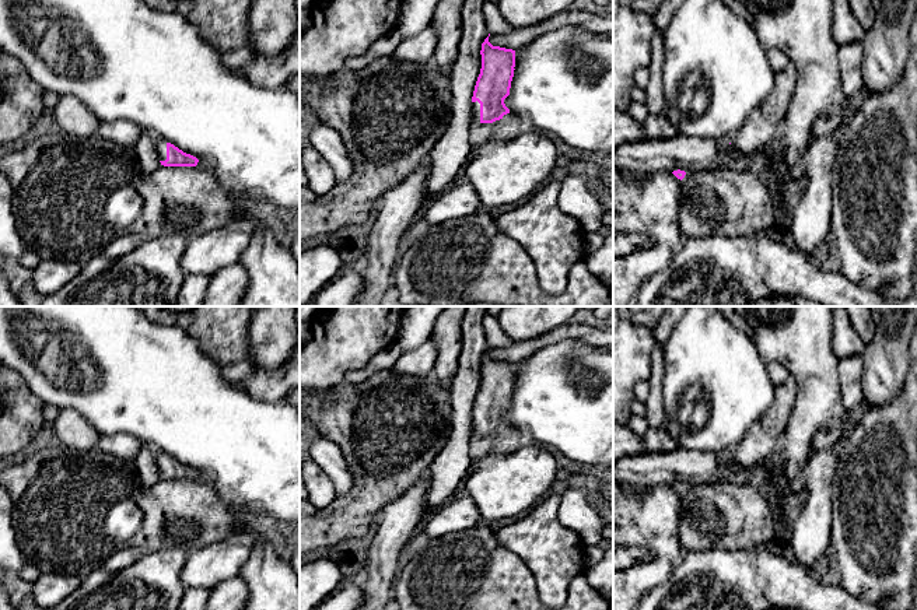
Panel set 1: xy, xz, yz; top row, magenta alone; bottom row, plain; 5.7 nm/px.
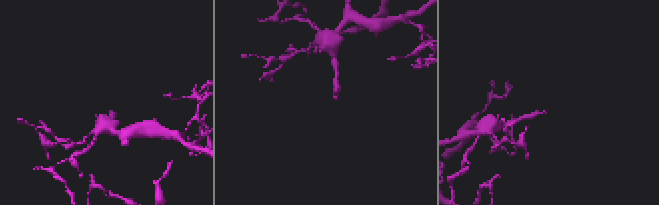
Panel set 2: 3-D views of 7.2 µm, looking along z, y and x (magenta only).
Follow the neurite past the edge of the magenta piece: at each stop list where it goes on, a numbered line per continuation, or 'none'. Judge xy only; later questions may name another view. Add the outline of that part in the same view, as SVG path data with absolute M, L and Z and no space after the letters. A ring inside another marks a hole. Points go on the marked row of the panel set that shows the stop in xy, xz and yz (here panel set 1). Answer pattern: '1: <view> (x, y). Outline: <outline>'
1: xy (161, 144). Outline: M157 139L155 140L155 147L157 147L157 152L160 155L160 161L165 161L167 159L167 143L165 140L162 139Z

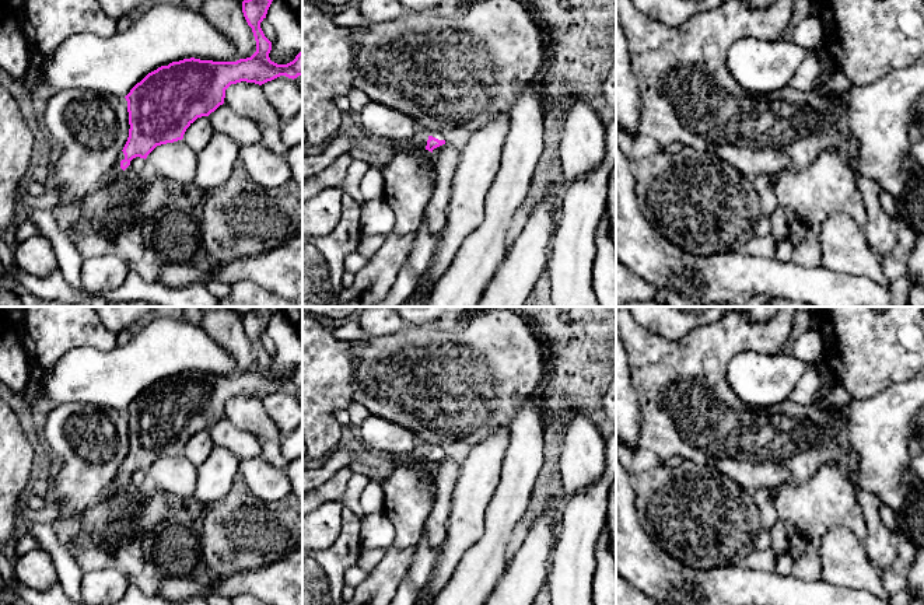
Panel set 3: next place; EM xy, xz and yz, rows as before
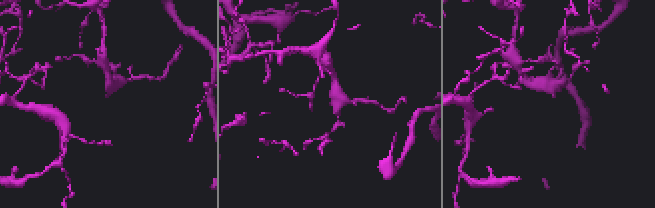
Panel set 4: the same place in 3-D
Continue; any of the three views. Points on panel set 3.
1: xz (420, 139). Outline: M420 129L417 132L417 134L413 137L413 140L409 141L409 143L392 141L393 143L392 150L399 151L399 153L405 153L405 151L409 151L412 146L419 146L421 148L426 148L427 140L428 140L430 136L433 136L438 140L445 140L445 141L451 137L451 134L445 133L445 132Z

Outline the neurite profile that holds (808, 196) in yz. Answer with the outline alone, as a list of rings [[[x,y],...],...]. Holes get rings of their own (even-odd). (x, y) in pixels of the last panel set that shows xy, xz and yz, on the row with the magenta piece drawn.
[[[820,151],[809,167],[799,171],[788,168],[773,181],[778,206],[785,213],[788,237],[794,245],[792,263],[804,267],[820,265],[820,230],[833,213],[850,216],[860,228],[865,230],[868,214],[857,185],[857,175],[837,154]]]

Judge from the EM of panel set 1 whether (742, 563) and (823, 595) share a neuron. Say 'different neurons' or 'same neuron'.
same neuron

